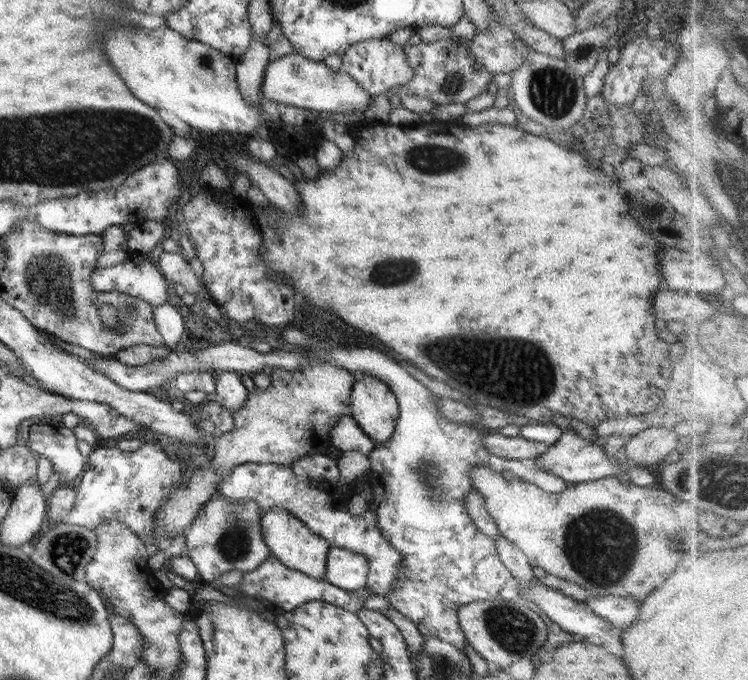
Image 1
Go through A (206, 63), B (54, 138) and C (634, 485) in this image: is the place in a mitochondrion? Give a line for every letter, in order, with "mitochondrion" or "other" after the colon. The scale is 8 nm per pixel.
A: mitochondrion
B: mitochondrion
C: other

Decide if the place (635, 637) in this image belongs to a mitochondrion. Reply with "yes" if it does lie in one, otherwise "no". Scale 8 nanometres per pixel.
no

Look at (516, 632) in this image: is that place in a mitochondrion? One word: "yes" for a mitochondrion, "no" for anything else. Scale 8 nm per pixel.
yes

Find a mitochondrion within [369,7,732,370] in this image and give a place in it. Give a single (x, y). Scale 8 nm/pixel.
(552, 93)

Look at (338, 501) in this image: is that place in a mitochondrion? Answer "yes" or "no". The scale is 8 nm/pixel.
no

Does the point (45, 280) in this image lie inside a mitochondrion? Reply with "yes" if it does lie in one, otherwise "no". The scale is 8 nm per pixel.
yes

